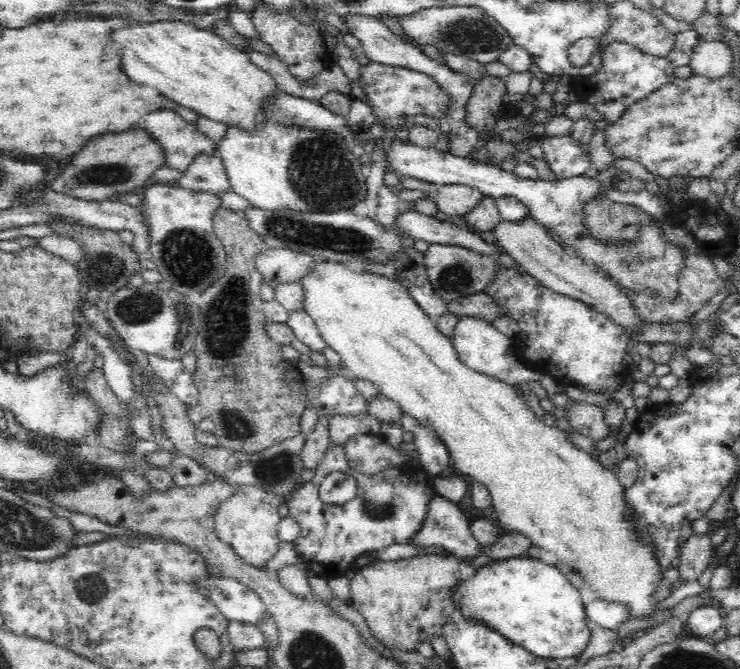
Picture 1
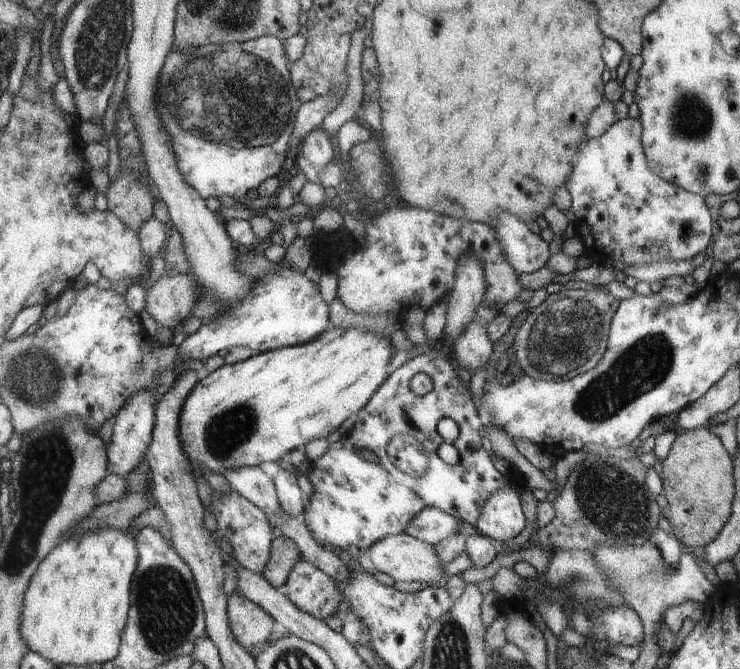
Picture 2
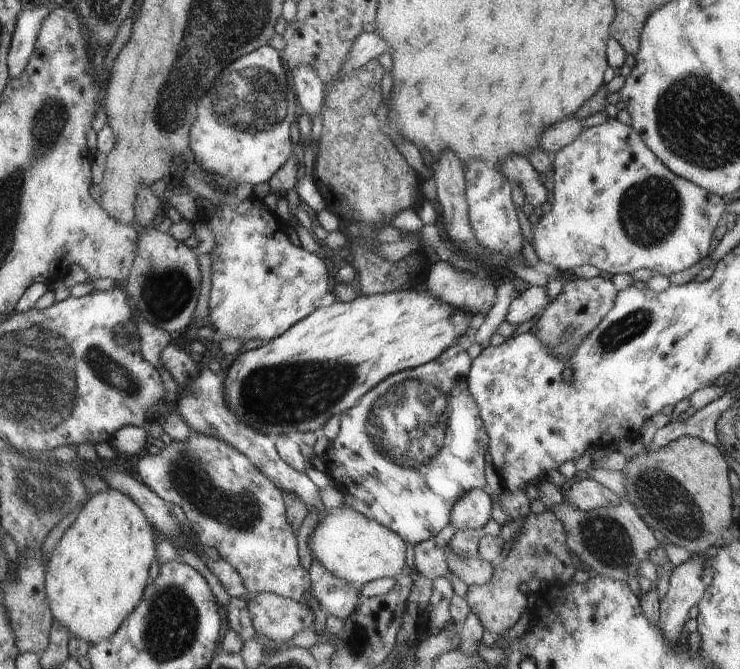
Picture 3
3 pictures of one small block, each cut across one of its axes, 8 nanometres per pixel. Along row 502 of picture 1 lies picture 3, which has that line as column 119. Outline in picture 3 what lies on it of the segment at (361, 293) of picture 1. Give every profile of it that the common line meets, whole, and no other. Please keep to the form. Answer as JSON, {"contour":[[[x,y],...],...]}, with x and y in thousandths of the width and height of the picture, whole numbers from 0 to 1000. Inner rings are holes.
{"contour":[[[147,729],[145,735],[134,735],[123,741],[123,747],[112,756],[107,774],[91,792],[64,843],[61,876],[74,927],[88,936],[99,954],[109,954],[120,966],[131,966],[139,957],[153,954],[153,948],[164,942],[164,933],[169,933],[169,927],[185,912],[196,891],[196,882],[204,873],[201,849],[212,834],[212,813],[207,798],[212,798],[212,789],[207,786],[196,762],[164,732]]]}

